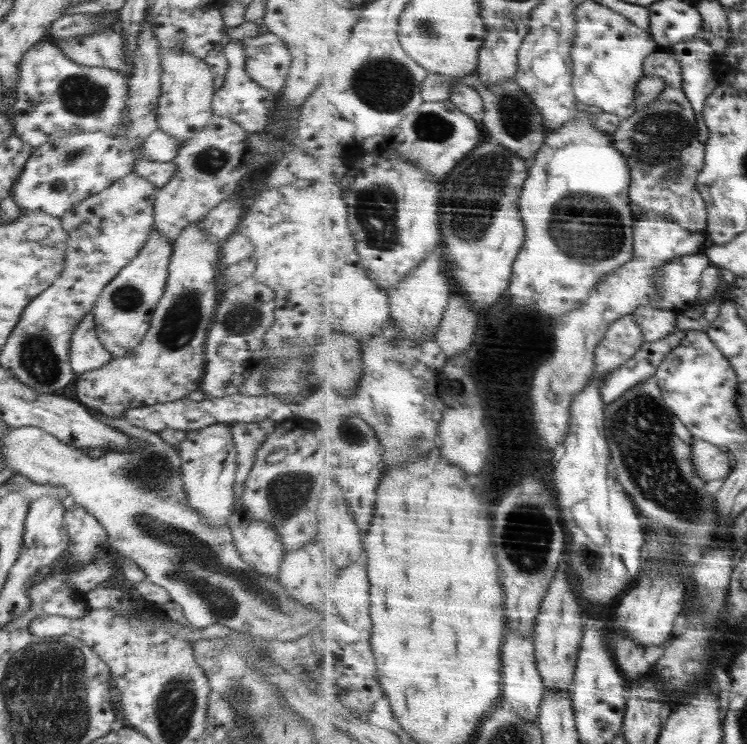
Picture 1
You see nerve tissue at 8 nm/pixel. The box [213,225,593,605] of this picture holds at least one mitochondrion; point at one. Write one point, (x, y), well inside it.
(525, 535)

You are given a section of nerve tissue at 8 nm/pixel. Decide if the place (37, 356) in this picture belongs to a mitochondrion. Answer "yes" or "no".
yes

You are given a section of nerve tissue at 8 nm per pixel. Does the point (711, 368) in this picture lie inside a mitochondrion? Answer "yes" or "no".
no

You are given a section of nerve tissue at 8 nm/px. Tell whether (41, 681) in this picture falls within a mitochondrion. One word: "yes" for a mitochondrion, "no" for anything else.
yes

